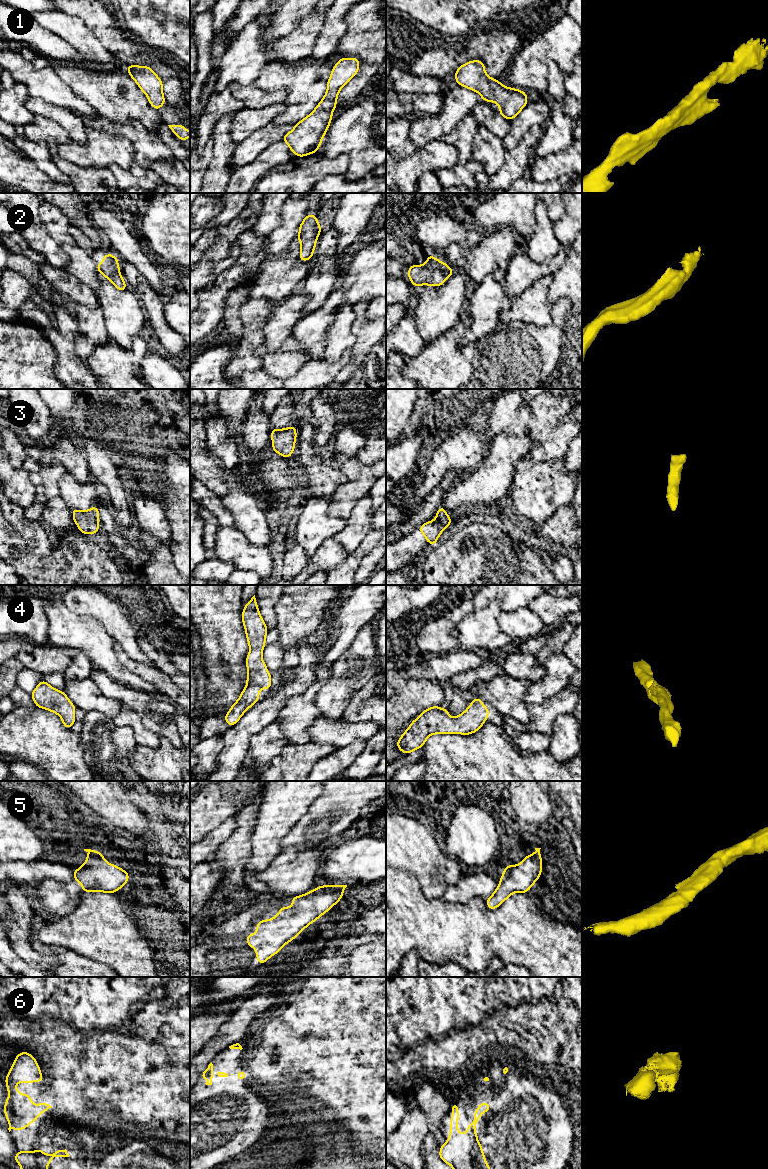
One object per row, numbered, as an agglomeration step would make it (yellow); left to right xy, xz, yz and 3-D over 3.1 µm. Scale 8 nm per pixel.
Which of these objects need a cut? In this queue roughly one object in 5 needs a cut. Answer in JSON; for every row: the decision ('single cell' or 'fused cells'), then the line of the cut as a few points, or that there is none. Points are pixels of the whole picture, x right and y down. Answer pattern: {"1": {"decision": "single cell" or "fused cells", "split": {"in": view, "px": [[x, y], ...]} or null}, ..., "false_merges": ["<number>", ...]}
{"1": {"decision": "single cell", "split": null}, "2": {"decision": "single cell", "split": null}, "3": {"decision": "single cell", "split": null}, "4": {"decision": "single cell", "split": null}, "5": {"decision": "single cell", "split": null}, "6": {"decision": "single cell", "split": null}, "false_merges": []}

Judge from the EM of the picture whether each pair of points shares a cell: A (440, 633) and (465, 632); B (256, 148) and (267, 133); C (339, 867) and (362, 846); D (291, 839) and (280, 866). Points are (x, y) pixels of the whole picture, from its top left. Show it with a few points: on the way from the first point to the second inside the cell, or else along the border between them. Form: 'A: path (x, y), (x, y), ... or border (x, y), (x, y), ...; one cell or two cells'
A: border (466, 615), (452, 631), (458, 648); two cells
B: path (256, 144), (263, 137); one cell
C: path (345, 863), (356, 852); one cell
D: border (312, 846), (303, 850), (292, 847), (282, 849); two cells

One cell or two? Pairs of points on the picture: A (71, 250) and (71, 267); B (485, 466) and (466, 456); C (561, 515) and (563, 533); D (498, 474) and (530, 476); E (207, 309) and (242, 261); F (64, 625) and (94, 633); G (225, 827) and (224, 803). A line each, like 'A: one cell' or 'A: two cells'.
A: one cell
B: two cells
C: one cell
D: two cells
E: one cell
F: one cell
G: two cells

